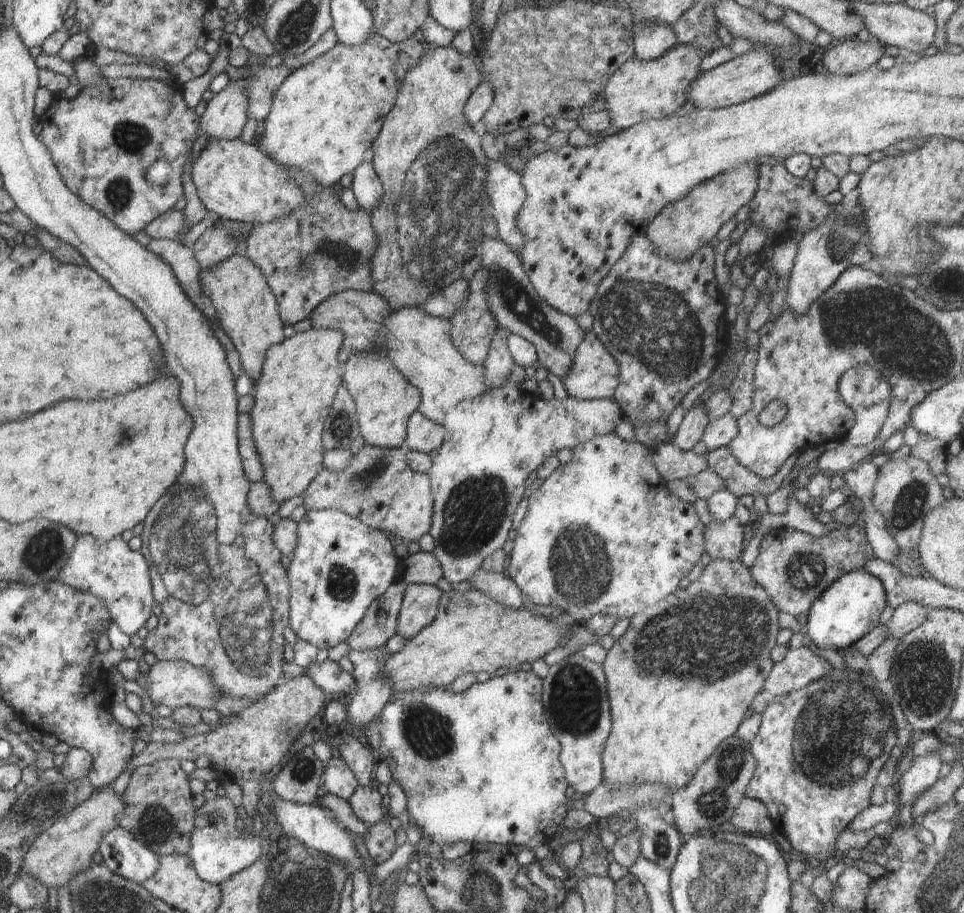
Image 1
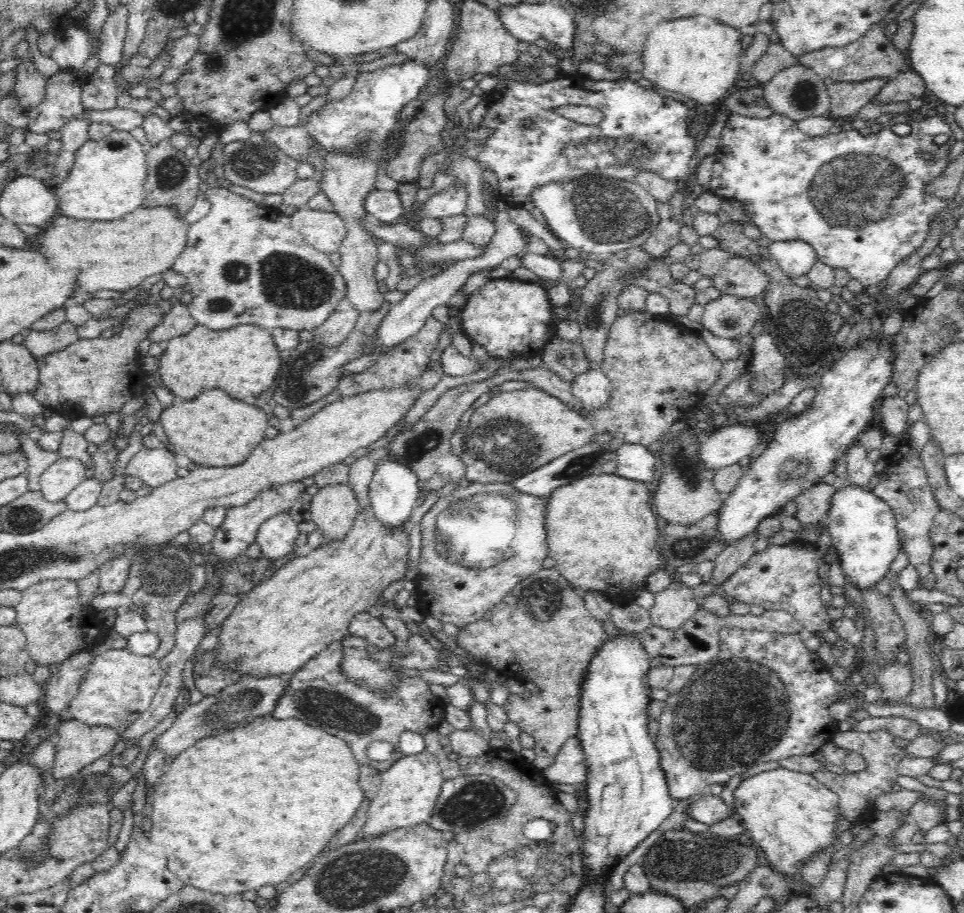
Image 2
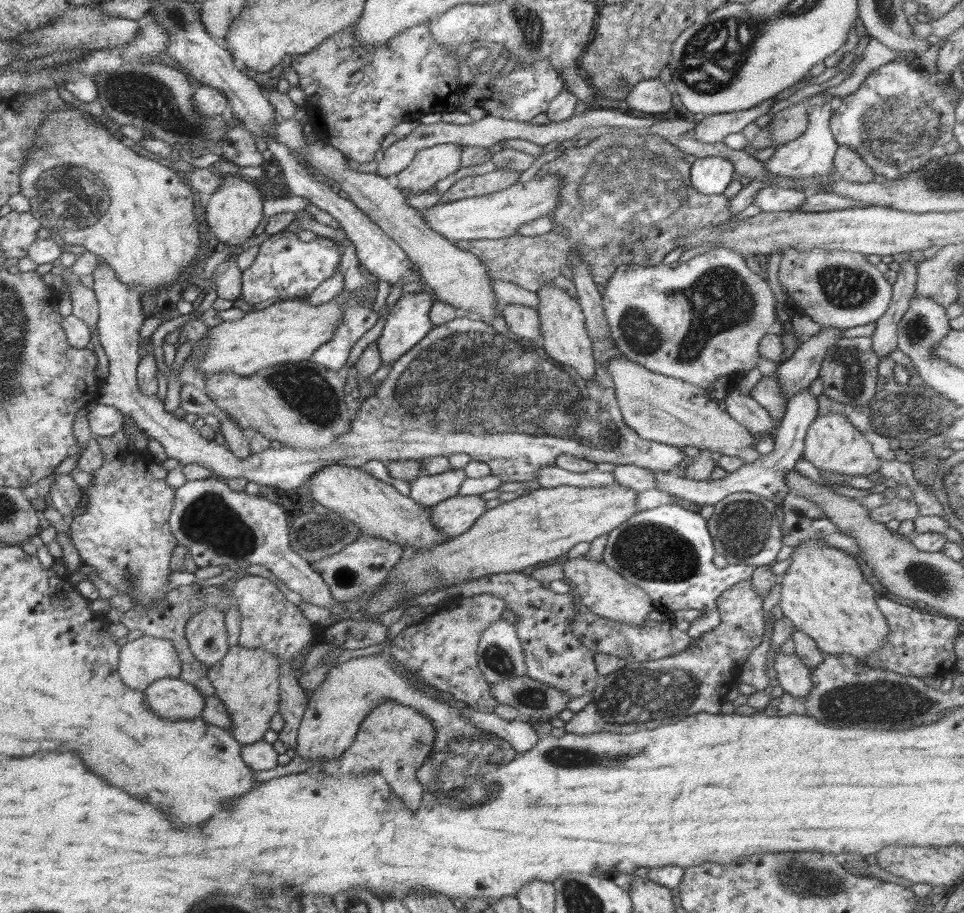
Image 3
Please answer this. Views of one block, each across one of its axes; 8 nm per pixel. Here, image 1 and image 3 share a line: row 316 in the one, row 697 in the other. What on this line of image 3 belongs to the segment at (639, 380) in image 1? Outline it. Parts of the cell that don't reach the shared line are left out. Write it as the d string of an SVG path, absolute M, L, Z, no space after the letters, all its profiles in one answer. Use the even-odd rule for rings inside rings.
M749 580L738 582L738 584L727 588L716 599L720 624L714 630L706 631L699 639L692 639L692 642L682 652L674 656L646 662L627 662L622 668L601 677L591 692L588 705L574 714L573 718L564 726L564 731L572 734L600 732L630 734L656 728L656 724L674 724L674 722L694 714L721 713L722 705L736 691L743 664L750 658L750 653L762 642L762 637L765 634L763 600L764 598L753 590Z

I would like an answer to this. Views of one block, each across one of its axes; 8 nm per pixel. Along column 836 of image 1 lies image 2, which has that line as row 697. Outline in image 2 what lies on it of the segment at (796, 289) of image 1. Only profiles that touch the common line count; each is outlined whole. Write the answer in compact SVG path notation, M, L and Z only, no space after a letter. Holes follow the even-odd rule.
M280 676L269 678L251 678L244 677L240 682L231 684L220 693L214 696L205 696L204 700L198 704L187 706L176 721L154 740L151 750L160 749L168 758L174 759L192 744L196 744L204 736L212 736L214 730L234 730L236 726L244 726L252 722L252 718L273 714L276 708L276 701L284 694L288 688L290 679L284 681Z

